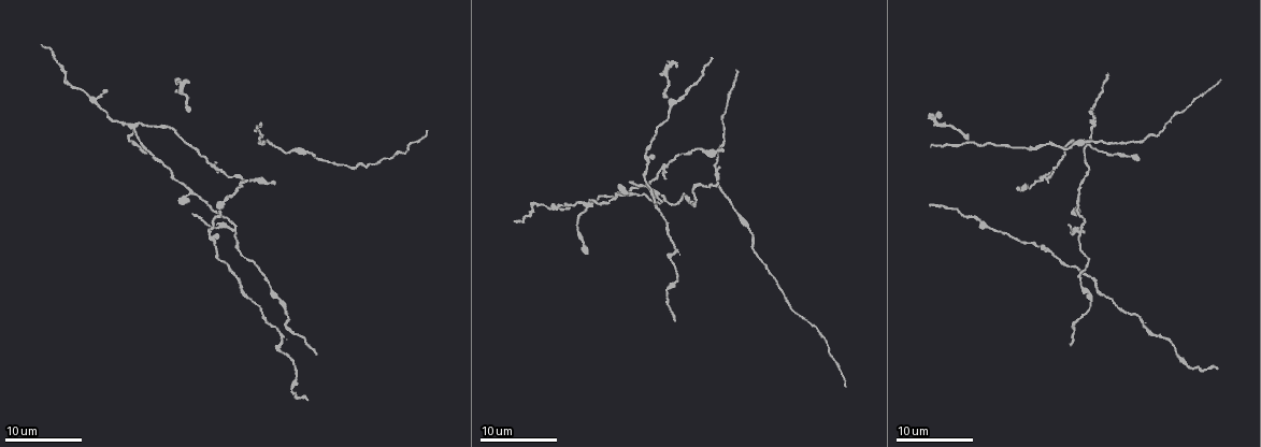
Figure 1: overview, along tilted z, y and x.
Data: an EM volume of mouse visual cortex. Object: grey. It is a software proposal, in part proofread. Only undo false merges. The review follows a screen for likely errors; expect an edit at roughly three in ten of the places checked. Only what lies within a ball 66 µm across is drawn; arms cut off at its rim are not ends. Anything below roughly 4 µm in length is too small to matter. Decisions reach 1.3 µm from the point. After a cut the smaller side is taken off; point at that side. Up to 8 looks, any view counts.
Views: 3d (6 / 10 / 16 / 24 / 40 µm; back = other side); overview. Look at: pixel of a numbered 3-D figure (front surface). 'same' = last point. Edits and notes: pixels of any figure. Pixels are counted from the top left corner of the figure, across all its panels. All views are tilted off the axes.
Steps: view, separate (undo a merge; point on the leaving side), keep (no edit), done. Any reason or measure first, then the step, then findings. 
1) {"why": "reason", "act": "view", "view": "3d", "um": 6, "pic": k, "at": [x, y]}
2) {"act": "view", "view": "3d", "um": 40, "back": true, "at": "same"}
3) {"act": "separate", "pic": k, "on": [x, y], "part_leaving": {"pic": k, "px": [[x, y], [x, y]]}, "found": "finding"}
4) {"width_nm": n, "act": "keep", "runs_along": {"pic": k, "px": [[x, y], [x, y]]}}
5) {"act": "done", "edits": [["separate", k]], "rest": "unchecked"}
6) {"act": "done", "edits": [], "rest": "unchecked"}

{"why": "sudden change in width", "act": "view", "view": "3d", "um": 6, "pic": 1, "at": [1037, 248]}

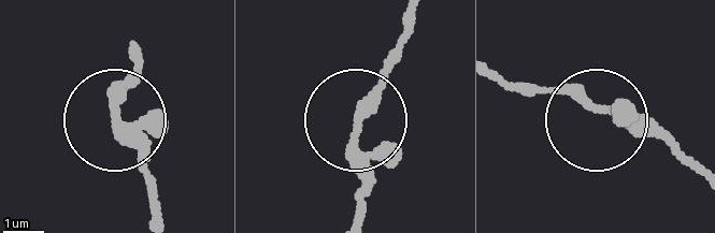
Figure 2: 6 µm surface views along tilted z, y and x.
{"act": "keep", "found": "all the same cell"}

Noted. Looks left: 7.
{"why": "sudden change in width", "act": "view", "view": "3d", "um": 16, "pic": 1, "at": [1085, 140]}

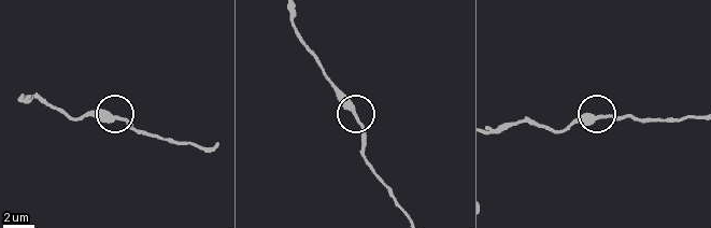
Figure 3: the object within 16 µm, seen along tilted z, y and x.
{"act": "keep", "found": "continuous, no second cell"}

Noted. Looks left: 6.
{"why": "arms part here", "act": "view", "view": "3d", "um": 16, "pic": 1, "at": [231, 228]}

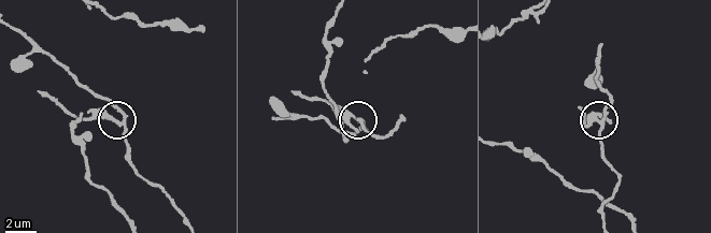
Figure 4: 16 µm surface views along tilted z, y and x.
{"act": "view", "view": "3d", "um": 6, "pic": 4, "at": [115, 118]}

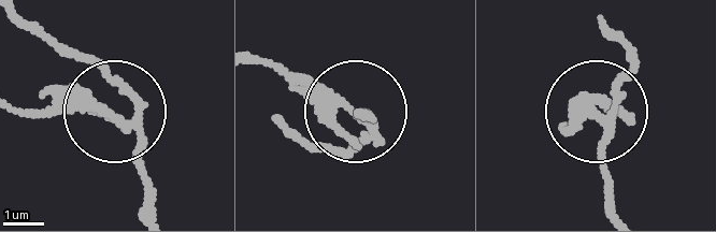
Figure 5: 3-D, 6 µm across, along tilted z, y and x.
{"width_nm": 190, "act": "separate", "pic": 5, "on": [82, 93], "found": "two cells meet here"}

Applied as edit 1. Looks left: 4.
{"why": "four arms meet", "act": "view", "view": "3d", "um": 16, "pic": 1, "at": [133, 127]}

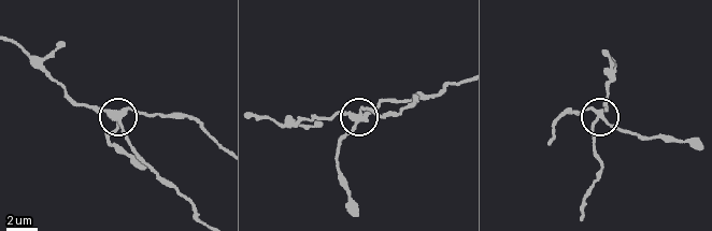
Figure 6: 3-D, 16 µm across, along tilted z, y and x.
{"width_nm": 280, "act": "separate", "pic": 6, "on": [133, 110], "part_leaving": {"pic": 6, "px": [[116, 113], [132, 107], [184, 115], [219, 143]]}, "found": "two cells meet here"}

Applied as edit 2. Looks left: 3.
{"act": "done", "edits": [["separate", 5], ["separate", 6]], "rest": "unchecked"}

